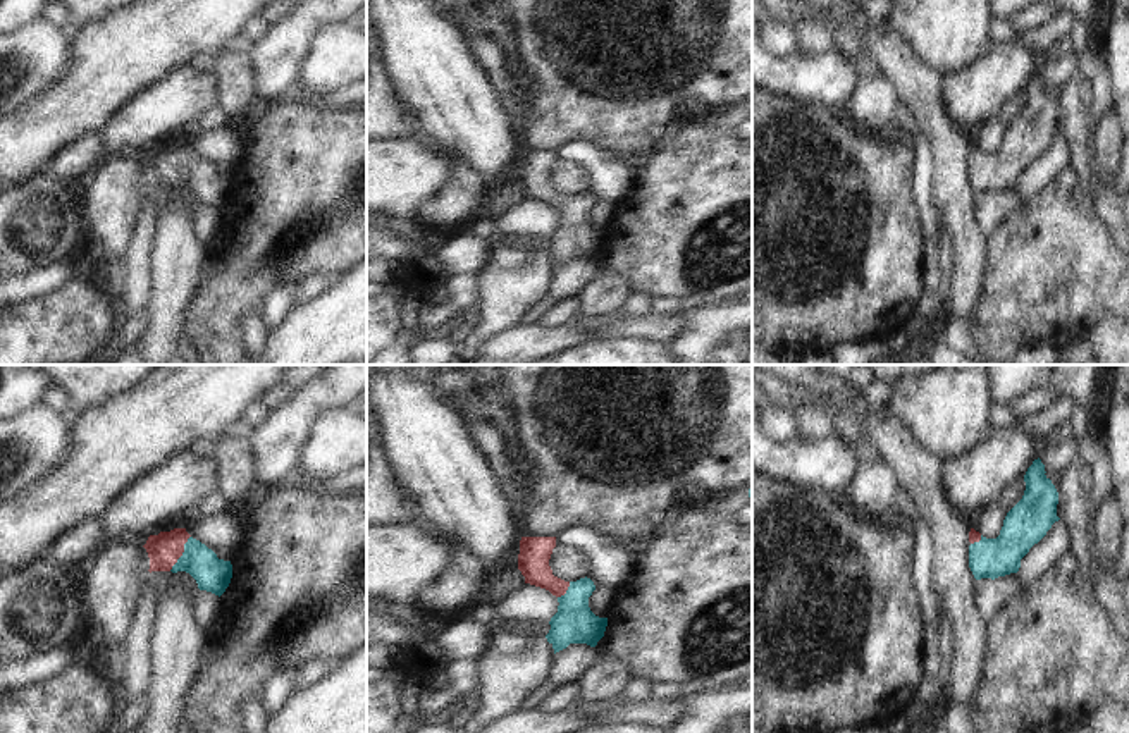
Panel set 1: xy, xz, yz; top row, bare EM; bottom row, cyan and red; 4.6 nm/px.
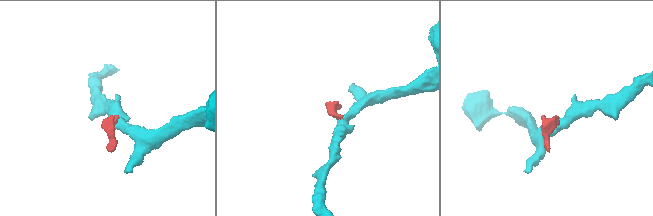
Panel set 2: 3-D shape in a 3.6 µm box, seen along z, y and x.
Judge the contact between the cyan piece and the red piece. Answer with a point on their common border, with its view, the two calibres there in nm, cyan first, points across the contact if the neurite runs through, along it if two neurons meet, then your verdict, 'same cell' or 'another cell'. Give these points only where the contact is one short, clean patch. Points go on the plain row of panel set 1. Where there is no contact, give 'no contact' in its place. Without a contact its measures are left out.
xy (183, 167) | 160/160 nm | across xy (214, 190), (200, 176), (183, 167), (164, 164) | same cell

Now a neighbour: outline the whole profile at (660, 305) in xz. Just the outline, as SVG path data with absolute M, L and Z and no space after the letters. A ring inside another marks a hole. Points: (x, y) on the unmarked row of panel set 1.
M673 298L651 299L651 311L656 313L656 315L680 313L680 299L673 299Z

